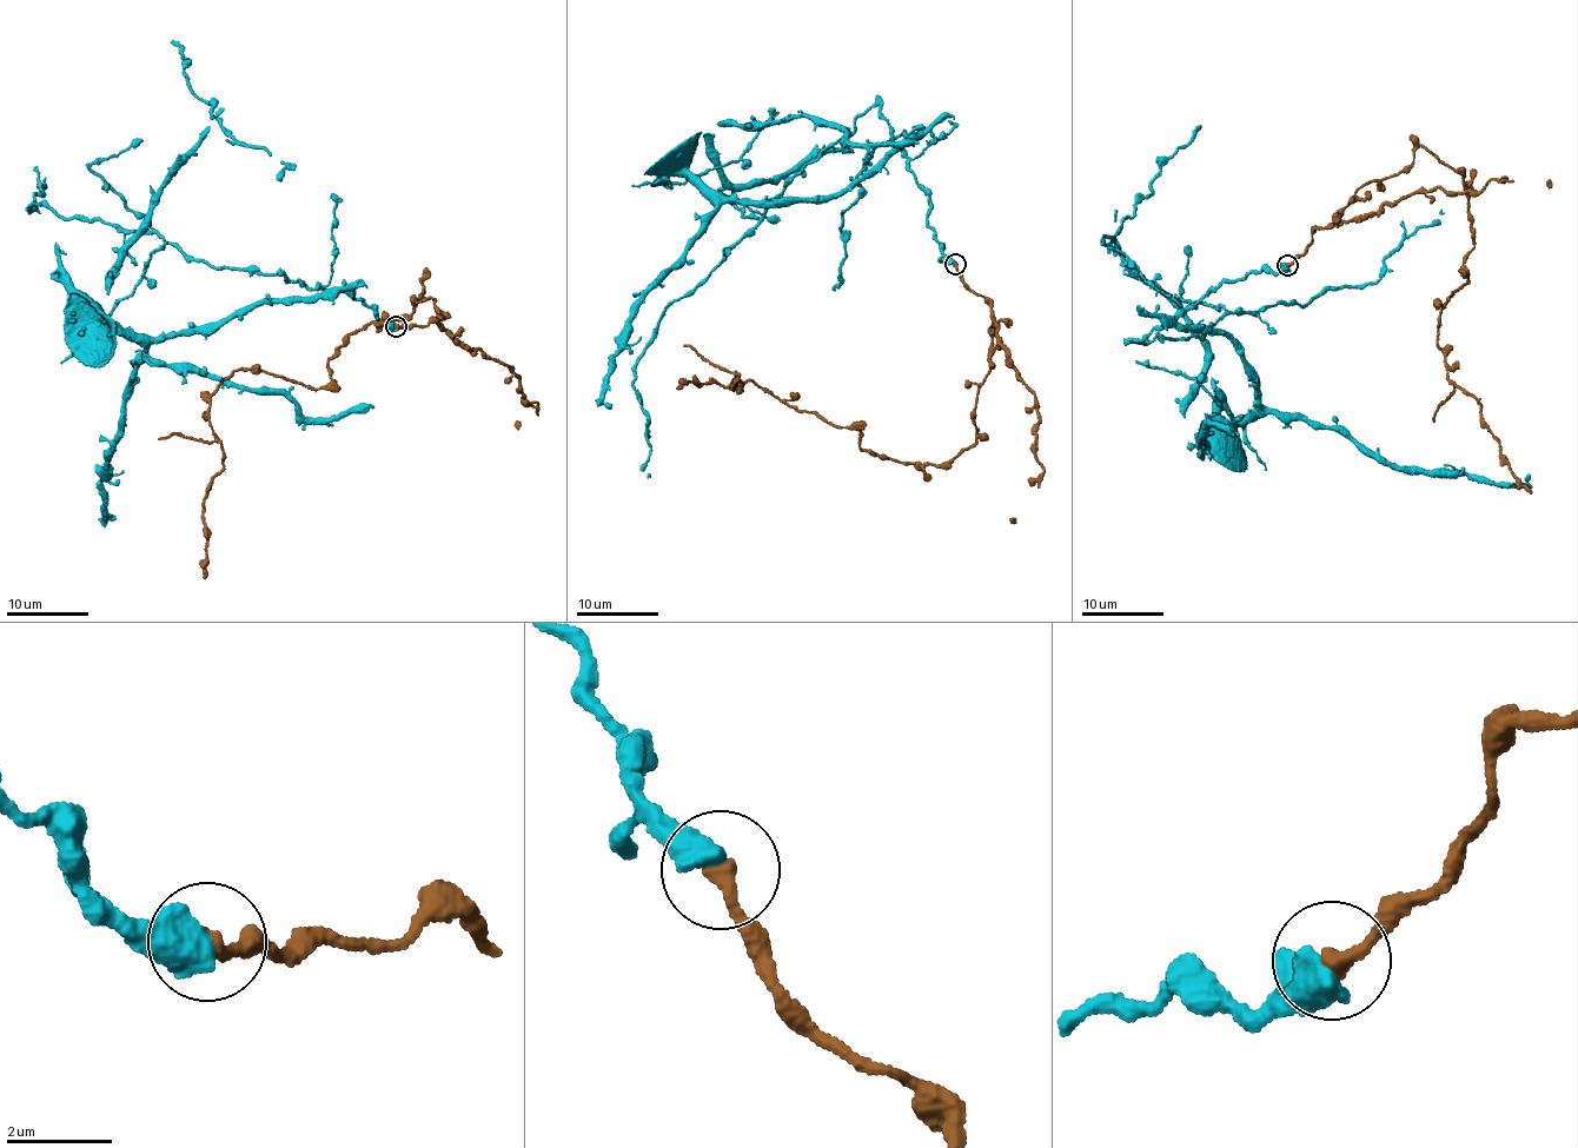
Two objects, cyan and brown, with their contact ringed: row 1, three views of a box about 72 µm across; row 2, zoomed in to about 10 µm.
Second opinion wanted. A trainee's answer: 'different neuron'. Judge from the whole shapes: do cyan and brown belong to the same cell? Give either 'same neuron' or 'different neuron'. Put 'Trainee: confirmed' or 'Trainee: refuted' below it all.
same neuron
Trainee: refuted

